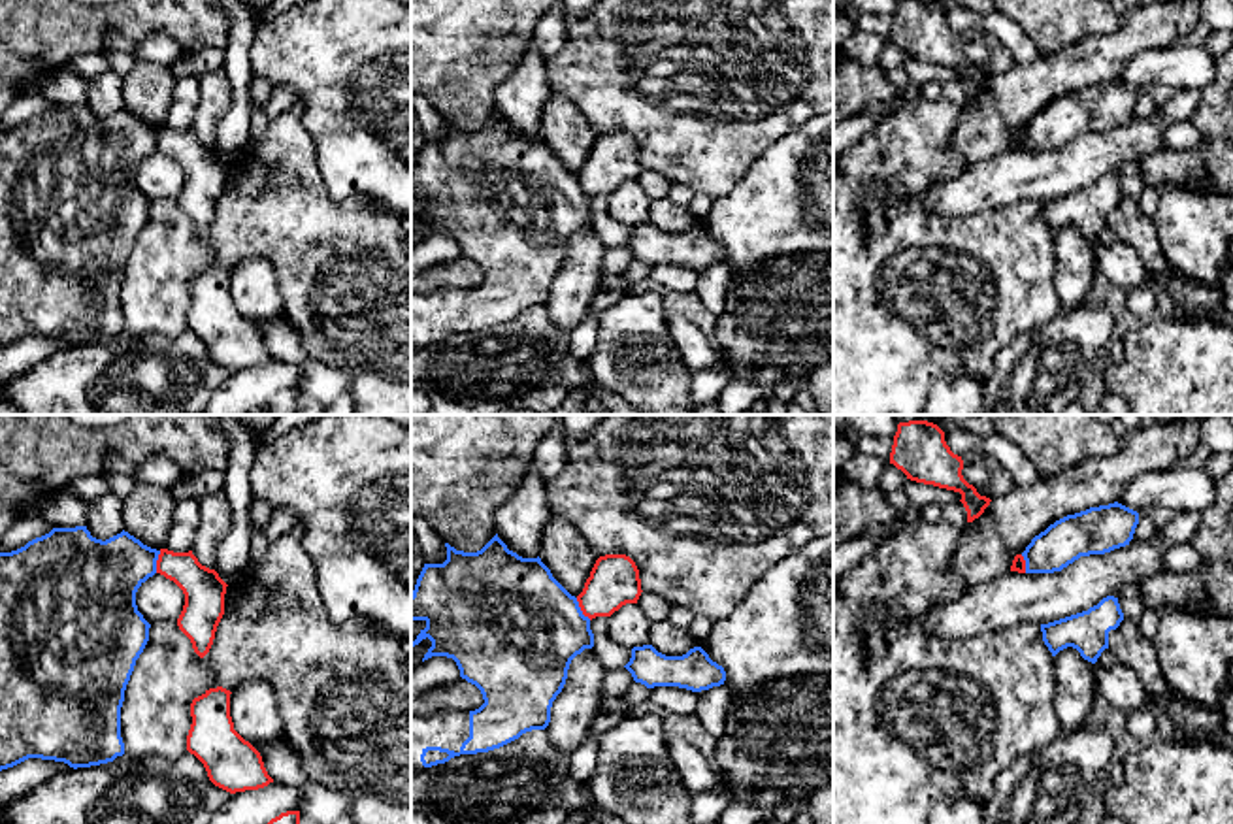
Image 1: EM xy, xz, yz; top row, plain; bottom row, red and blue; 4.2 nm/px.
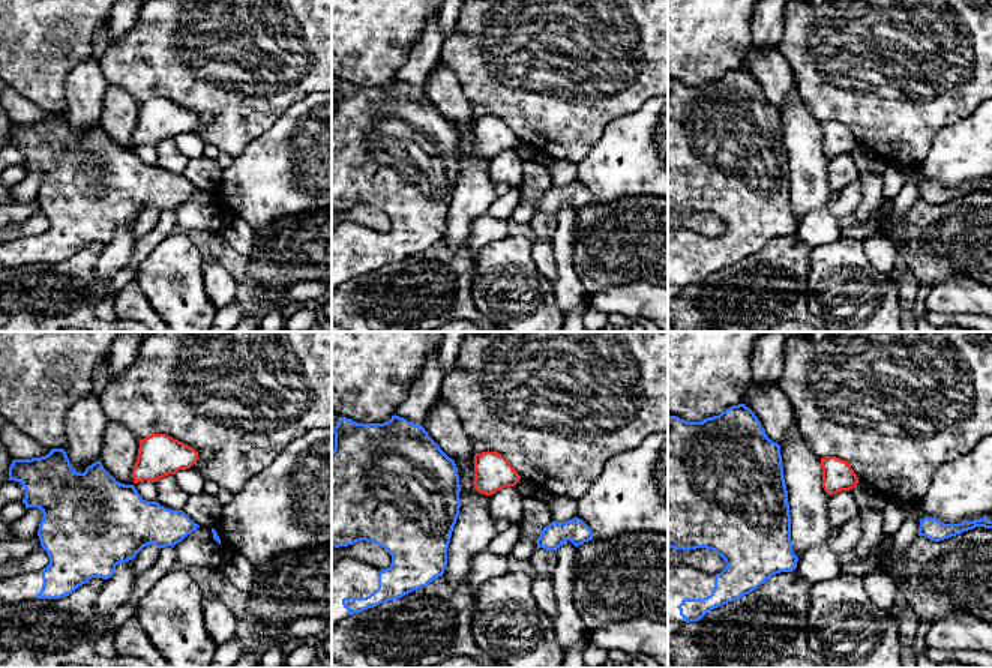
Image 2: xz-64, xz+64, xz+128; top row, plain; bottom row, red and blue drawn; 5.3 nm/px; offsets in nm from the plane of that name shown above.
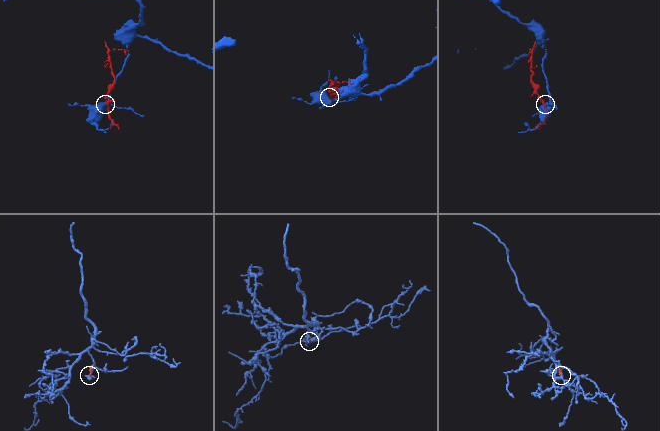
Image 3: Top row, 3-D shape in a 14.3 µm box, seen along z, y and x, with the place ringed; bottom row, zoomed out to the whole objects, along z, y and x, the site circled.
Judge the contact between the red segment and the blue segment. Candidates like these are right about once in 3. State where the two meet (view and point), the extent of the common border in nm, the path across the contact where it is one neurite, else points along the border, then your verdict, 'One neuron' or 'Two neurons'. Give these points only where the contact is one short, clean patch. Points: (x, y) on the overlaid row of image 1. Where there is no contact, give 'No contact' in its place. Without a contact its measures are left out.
Touches red at xz (581, 609). Shared border 120 nm. Boundary: xz (575, 598), (581, 611), (591, 619). Two neurons

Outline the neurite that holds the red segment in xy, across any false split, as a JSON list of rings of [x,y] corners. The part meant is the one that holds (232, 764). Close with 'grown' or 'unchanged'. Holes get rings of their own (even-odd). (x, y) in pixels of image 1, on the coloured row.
[[[217,686],[192,700],[187,750],[204,764],[215,786],[230,794],[258,790],[273,779],[260,752],[234,730],[230,694]]] | unchanged

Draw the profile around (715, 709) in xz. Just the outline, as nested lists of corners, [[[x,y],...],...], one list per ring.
[[[720,684],[698,692],[696,717],[711,735],[724,737],[730,722],[735,718],[735,705],[728,686]]]

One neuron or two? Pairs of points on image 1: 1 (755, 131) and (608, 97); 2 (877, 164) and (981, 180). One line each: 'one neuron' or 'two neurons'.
1: one neuron
2: two neurons

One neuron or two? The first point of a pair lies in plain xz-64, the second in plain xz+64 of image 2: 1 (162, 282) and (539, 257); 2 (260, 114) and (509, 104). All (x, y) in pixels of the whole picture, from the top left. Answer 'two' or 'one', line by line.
1: two
2: one

